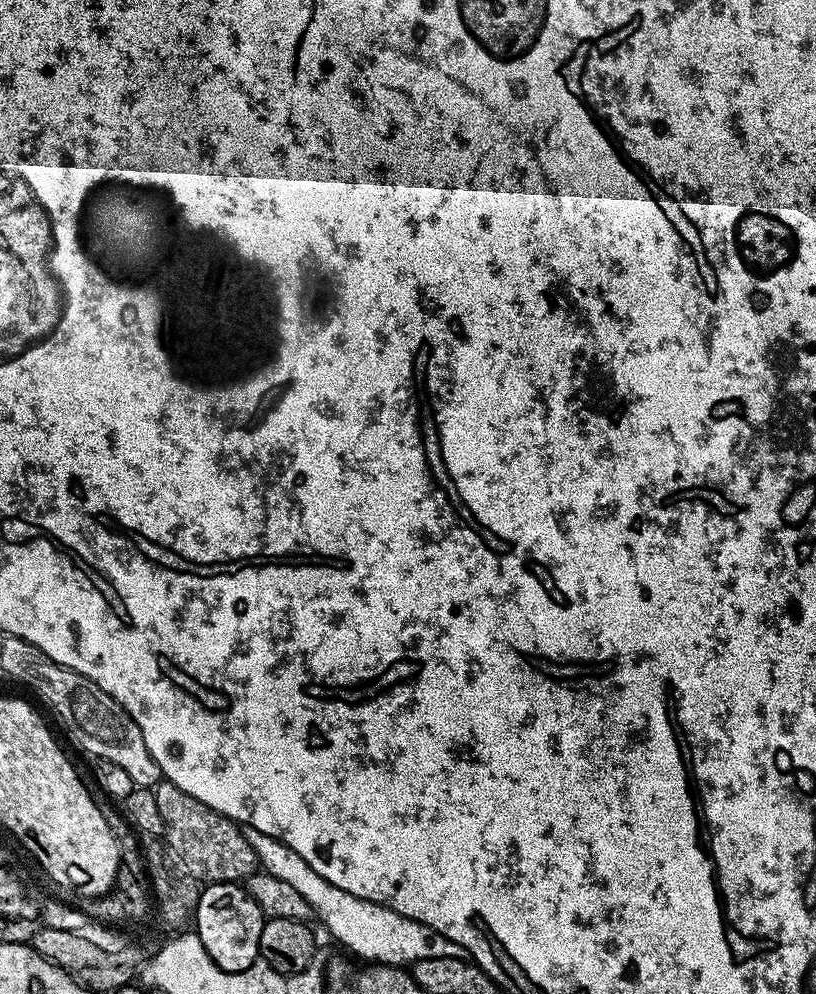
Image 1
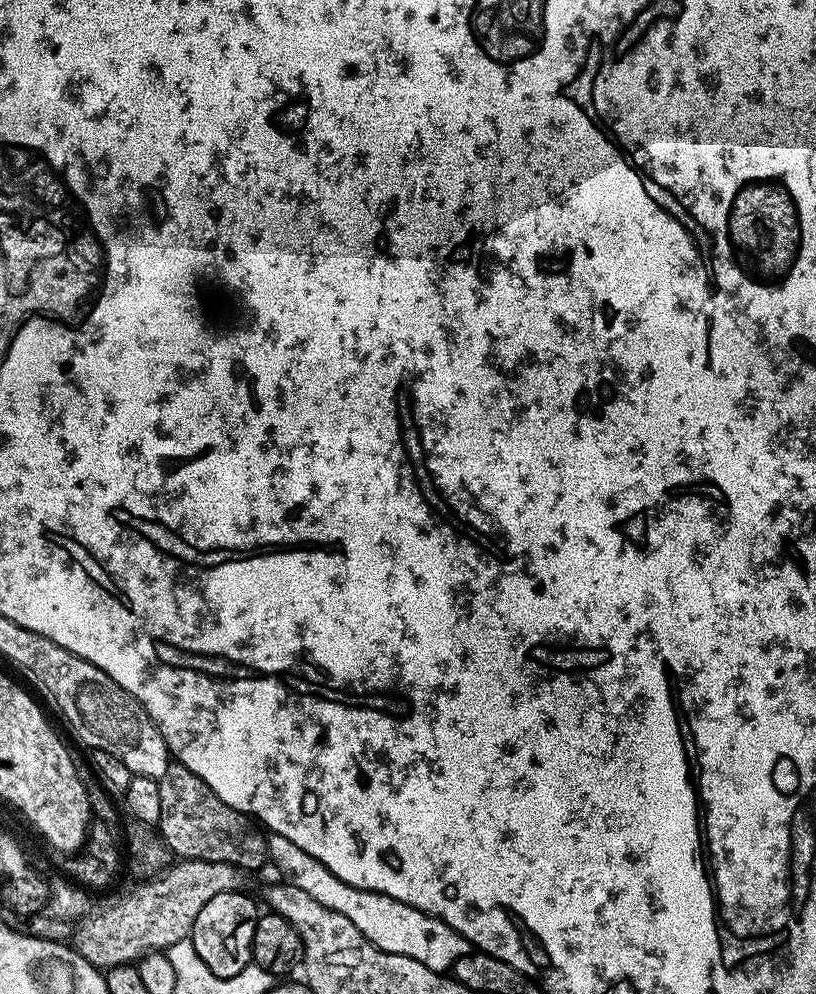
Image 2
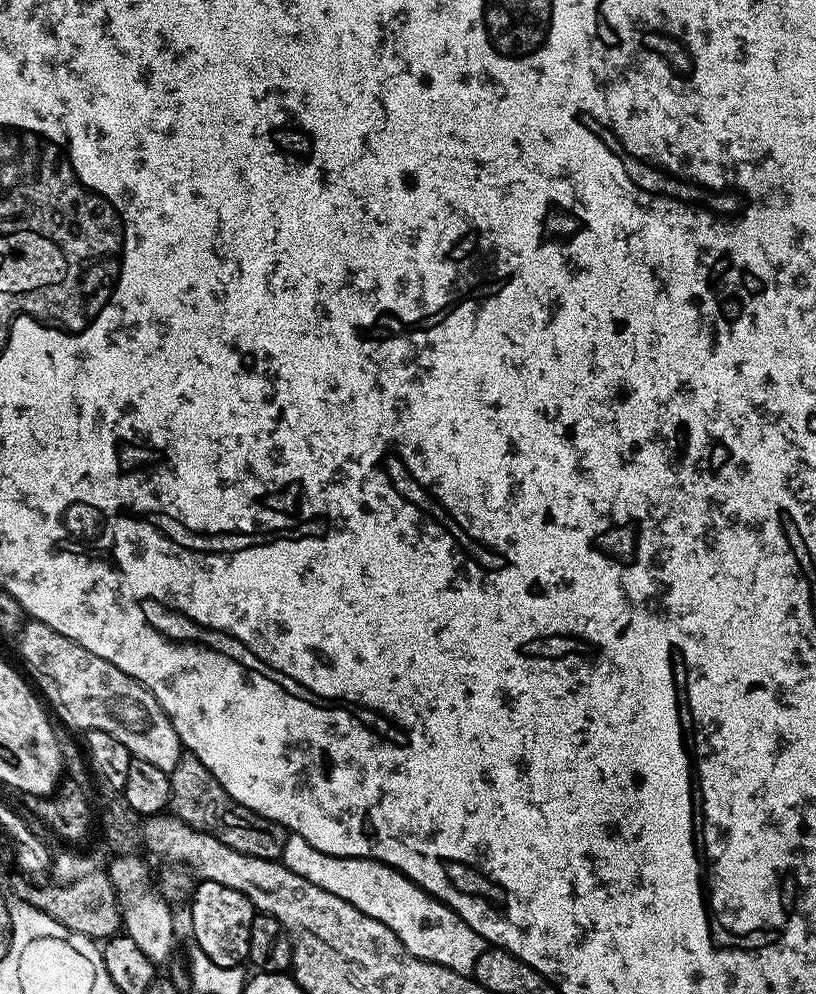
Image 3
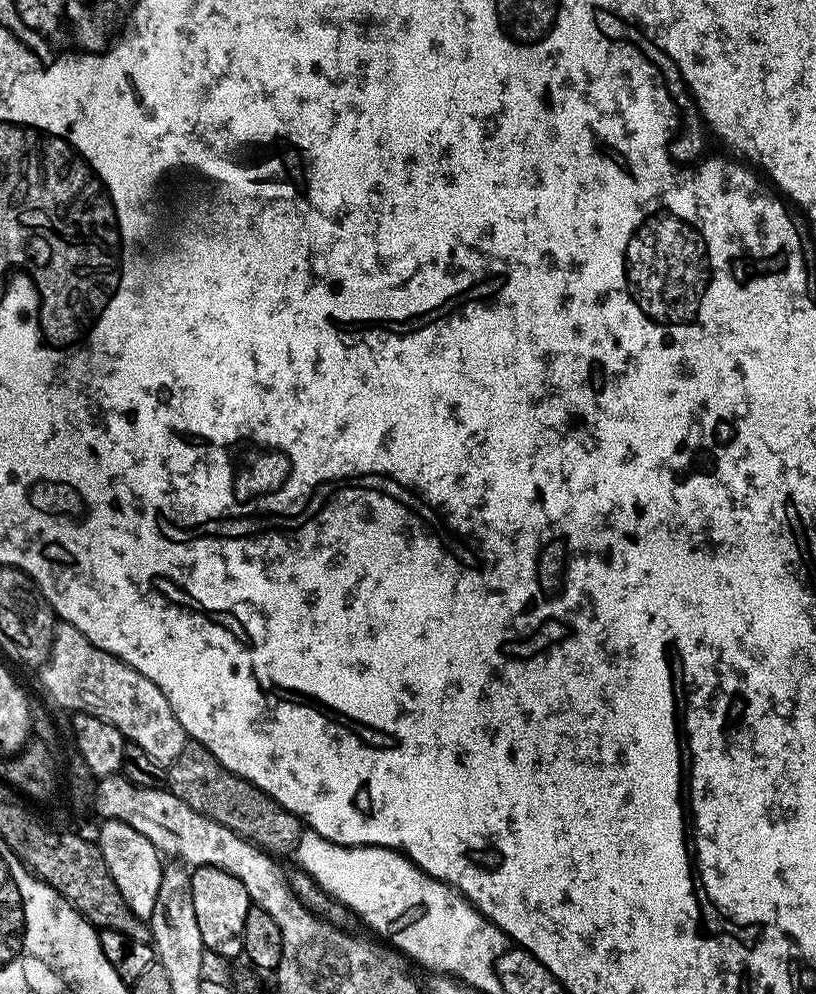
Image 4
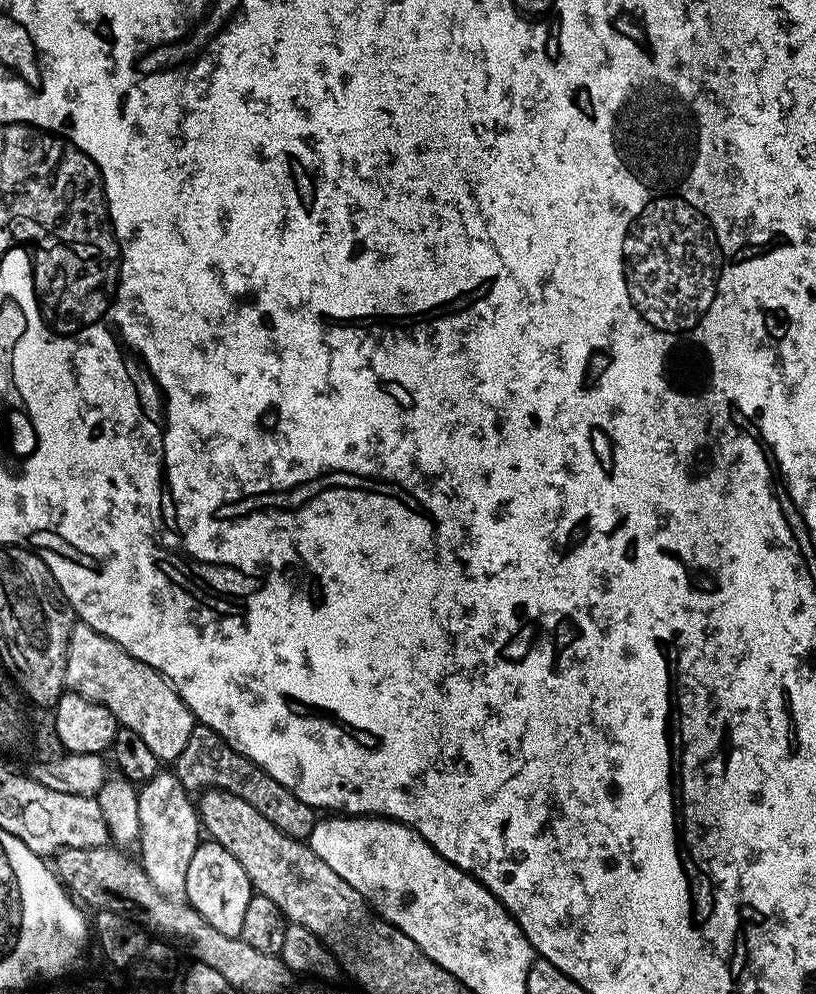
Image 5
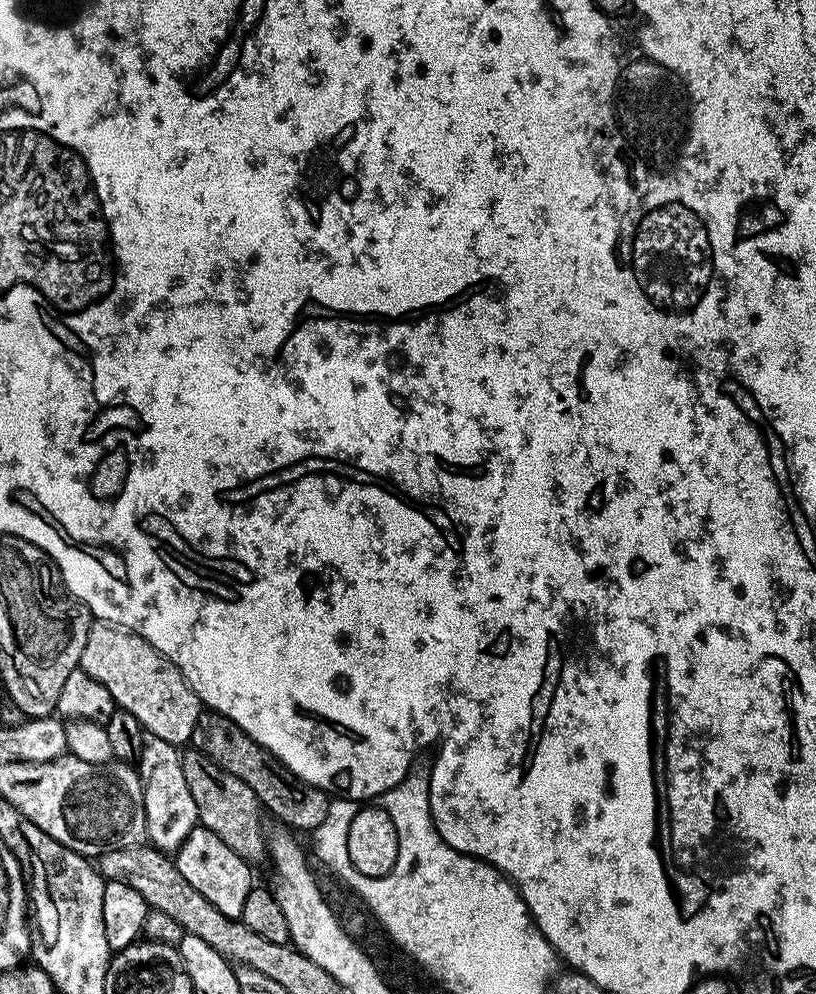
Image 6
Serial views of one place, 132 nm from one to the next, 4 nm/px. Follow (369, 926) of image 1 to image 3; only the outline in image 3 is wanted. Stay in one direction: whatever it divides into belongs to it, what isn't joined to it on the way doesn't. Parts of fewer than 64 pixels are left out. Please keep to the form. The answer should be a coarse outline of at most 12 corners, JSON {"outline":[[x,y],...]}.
{"outline":[[289,834],[298,878],[468,974],[485,941],[397,868]]}

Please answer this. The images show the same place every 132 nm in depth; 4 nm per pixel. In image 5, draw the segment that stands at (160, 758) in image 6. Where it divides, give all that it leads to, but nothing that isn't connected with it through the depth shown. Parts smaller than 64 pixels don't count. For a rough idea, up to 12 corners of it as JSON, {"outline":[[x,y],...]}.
{"outline":[[175,771],[139,789],[138,863],[171,900],[202,842]]}

